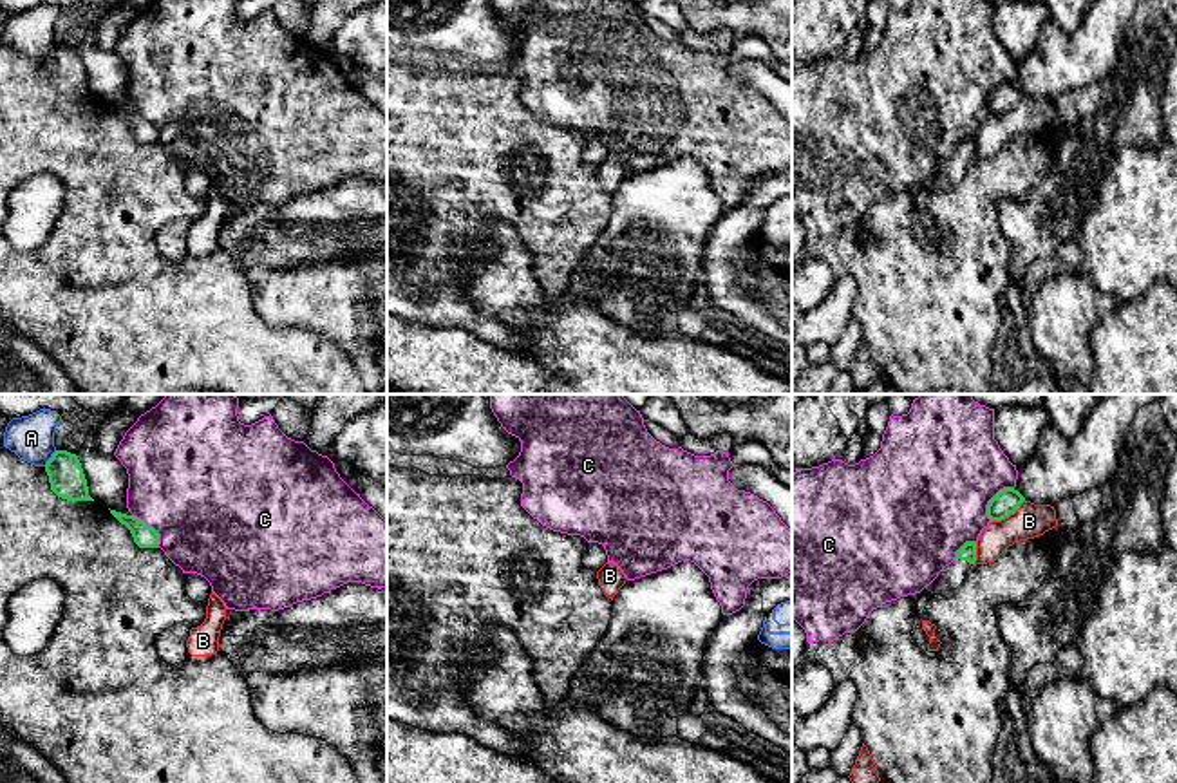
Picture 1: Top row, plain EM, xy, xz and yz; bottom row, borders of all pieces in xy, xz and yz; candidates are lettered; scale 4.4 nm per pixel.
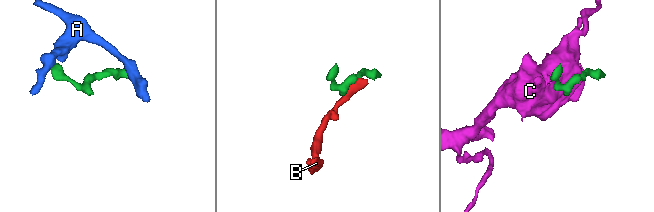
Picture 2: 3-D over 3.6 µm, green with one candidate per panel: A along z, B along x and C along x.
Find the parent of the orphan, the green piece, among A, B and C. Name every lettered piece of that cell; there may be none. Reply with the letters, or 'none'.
none

